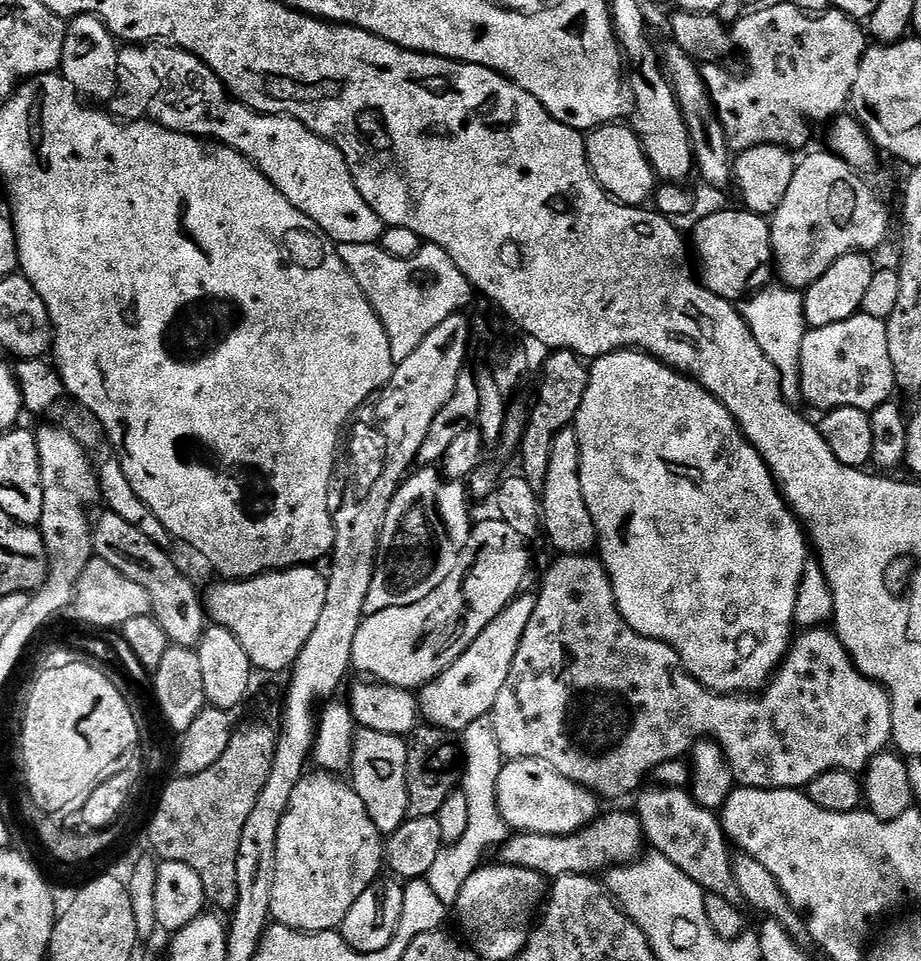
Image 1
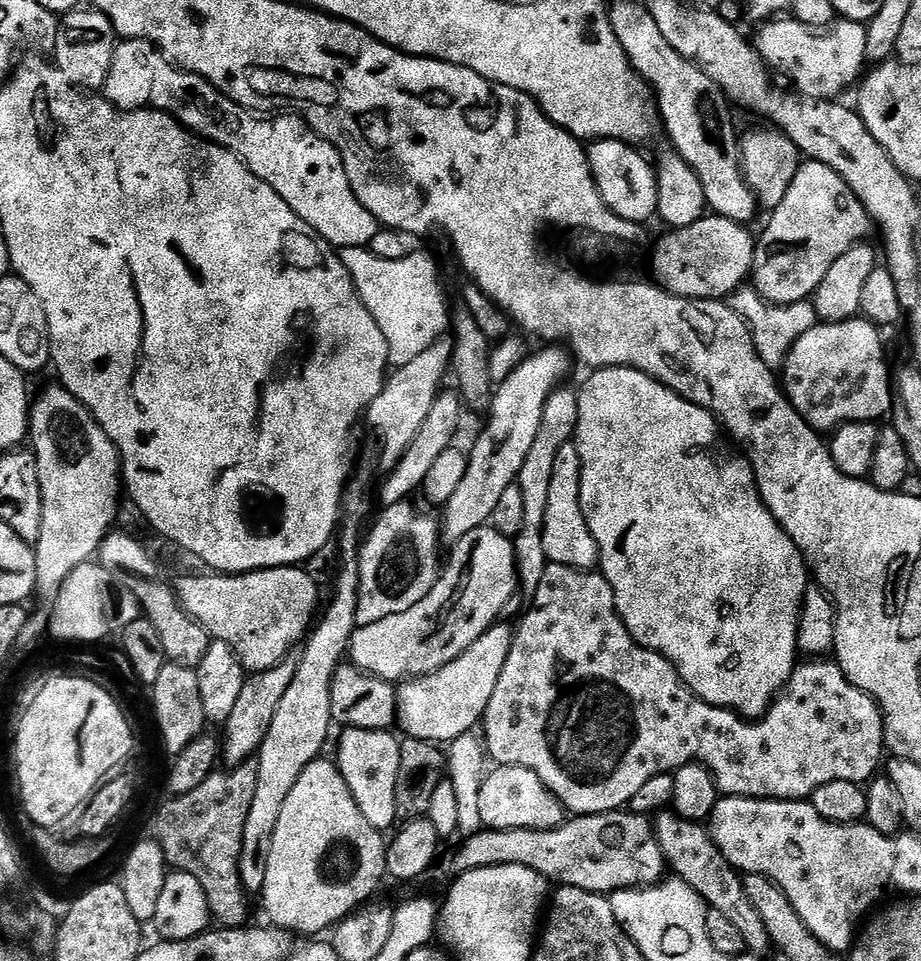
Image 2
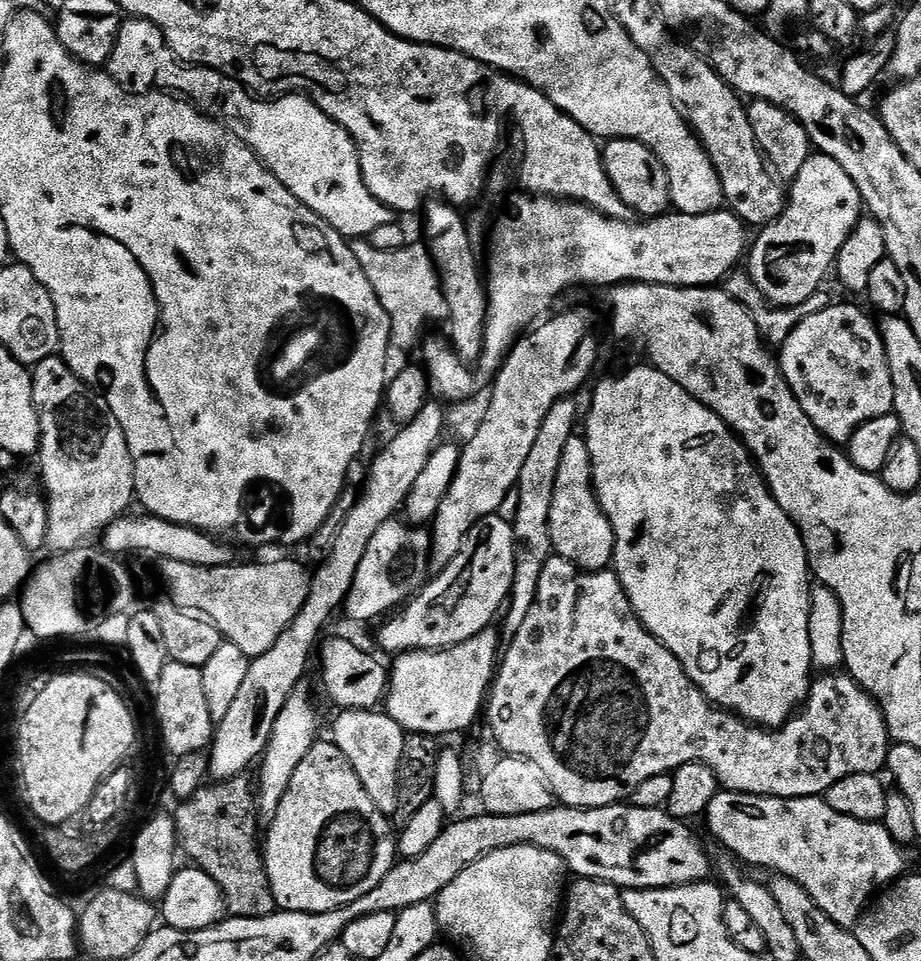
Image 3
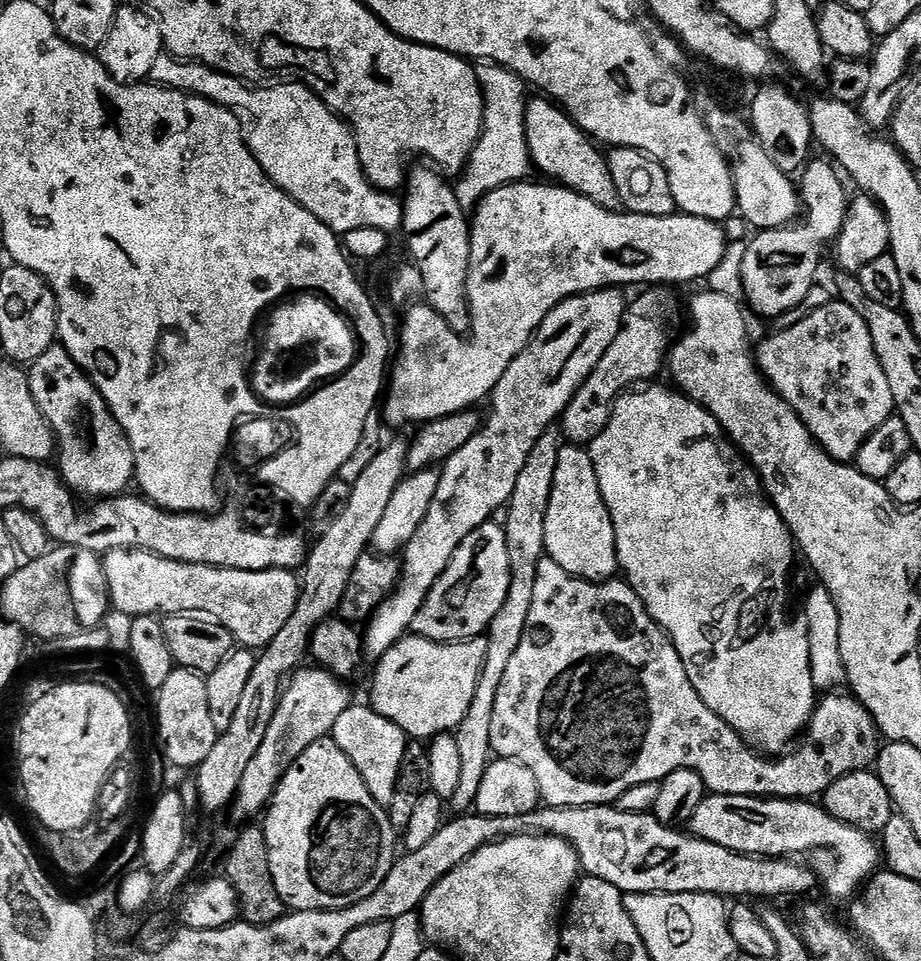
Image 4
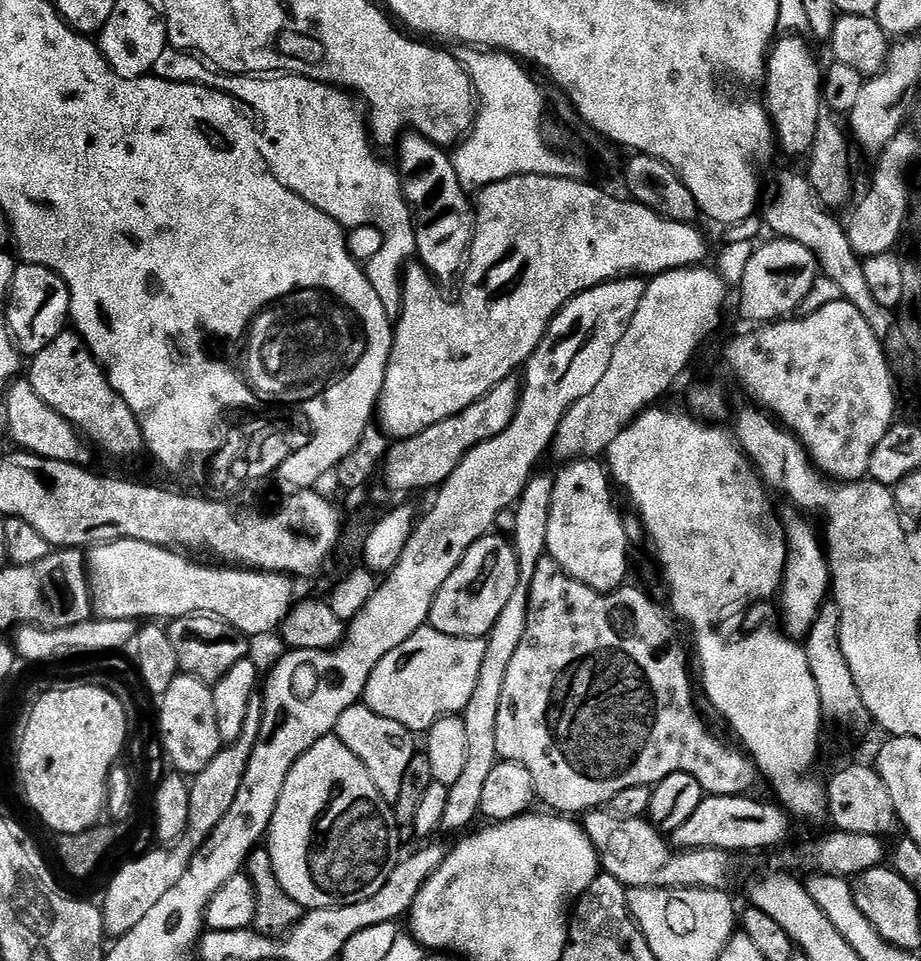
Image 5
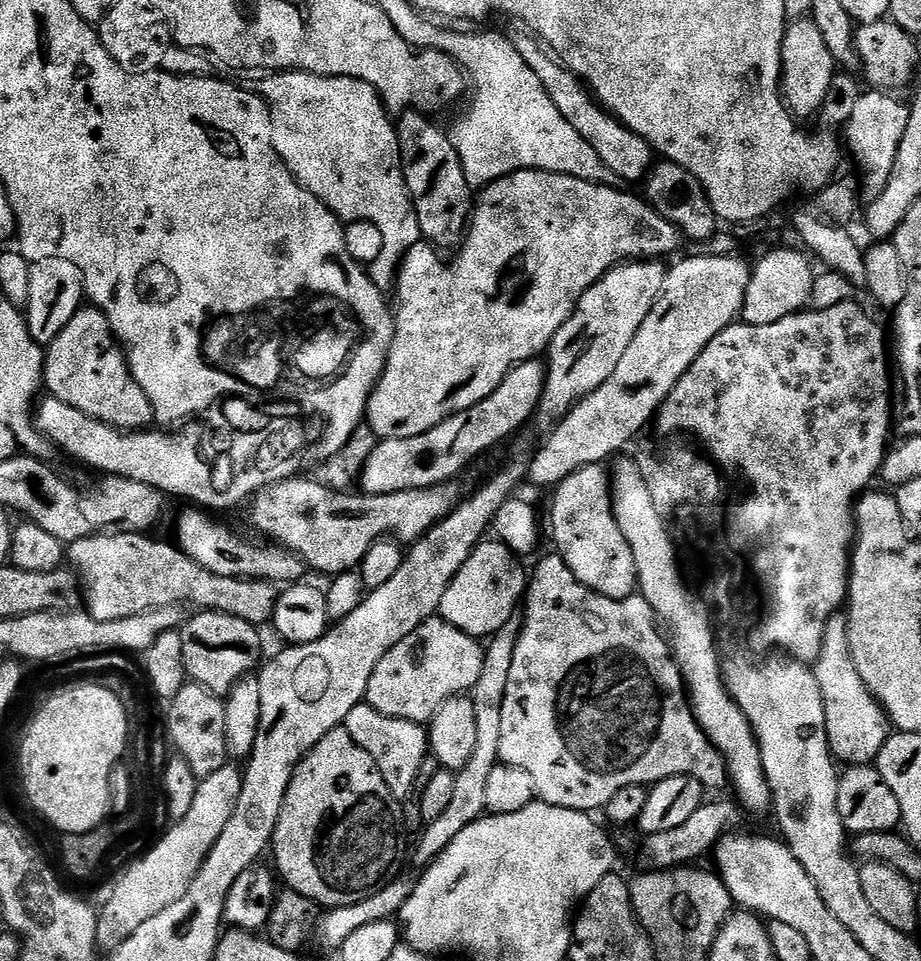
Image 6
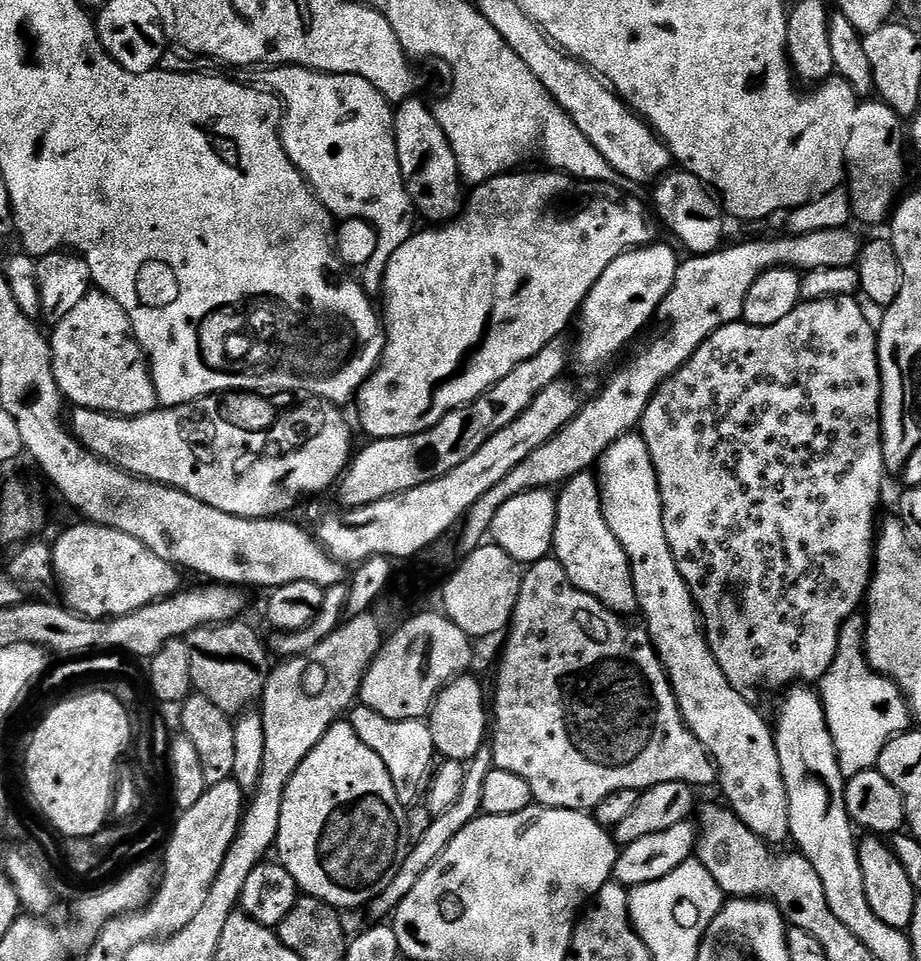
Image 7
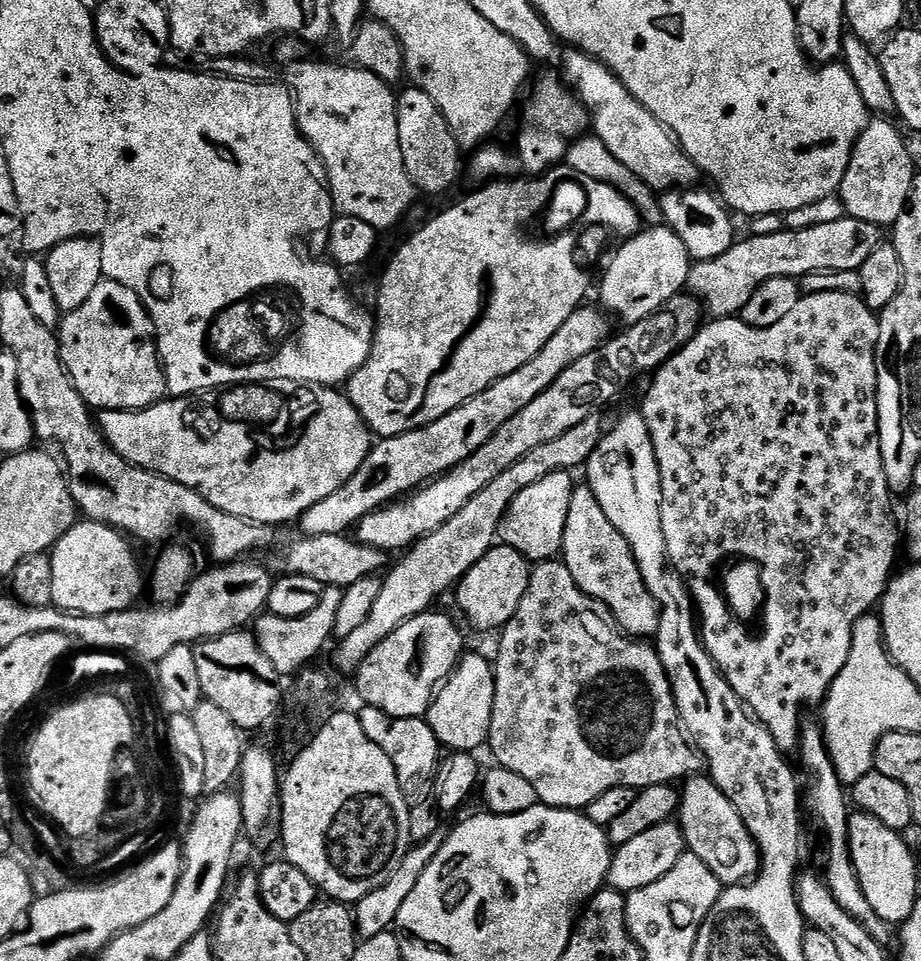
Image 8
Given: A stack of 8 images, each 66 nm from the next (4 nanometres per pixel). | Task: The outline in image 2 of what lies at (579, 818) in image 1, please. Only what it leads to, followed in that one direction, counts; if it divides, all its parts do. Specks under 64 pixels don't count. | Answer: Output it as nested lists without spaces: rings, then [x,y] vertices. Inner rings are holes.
[[[502,764],[485,775],[480,788],[480,819],[497,828],[555,826],[564,823],[566,809],[538,774],[521,764]]]

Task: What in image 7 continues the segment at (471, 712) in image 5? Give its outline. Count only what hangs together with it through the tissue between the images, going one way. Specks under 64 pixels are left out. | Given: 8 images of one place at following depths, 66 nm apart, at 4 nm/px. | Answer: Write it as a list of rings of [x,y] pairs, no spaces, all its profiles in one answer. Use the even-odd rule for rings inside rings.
[[[488,746],[480,748],[476,757],[467,761],[462,778],[462,794],[458,794],[458,800],[454,802],[454,806],[449,806],[446,810],[442,810],[442,814],[433,816],[430,830],[426,830],[426,834],[422,834],[422,838],[415,841],[405,851],[398,874],[394,874],[394,882],[390,882],[390,886],[386,886],[386,890],[382,890],[382,894],[378,894],[378,898],[372,900],[370,911],[372,911],[371,919],[373,921],[380,922],[391,917],[402,902],[402,898],[406,898],[406,894],[410,894],[410,890],[414,890],[414,886],[418,886],[418,878],[422,878],[422,874],[426,874],[428,867],[443,854],[446,846],[450,846],[452,839],[463,828],[470,826],[470,822],[474,822],[477,816],[481,815],[482,786],[486,786],[486,774],[490,774],[493,767],[492,750]]]

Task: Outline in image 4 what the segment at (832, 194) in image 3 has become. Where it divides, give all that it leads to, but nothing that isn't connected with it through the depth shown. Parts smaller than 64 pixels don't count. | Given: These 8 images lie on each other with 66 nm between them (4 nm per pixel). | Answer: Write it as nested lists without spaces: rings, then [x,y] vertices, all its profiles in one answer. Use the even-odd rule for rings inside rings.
[[[815,160],[803,169],[804,181],[799,181],[798,184],[802,204],[806,209],[803,219],[786,228],[757,231],[756,237],[753,235],[747,241],[748,249],[742,253],[744,295],[760,316],[779,318],[802,303],[817,283],[816,275],[820,272],[820,255],[824,252],[824,243],[827,240],[828,243],[835,241],[844,225],[850,192],[844,189],[844,184],[840,181],[841,173],[831,163],[828,165],[824,160]]]

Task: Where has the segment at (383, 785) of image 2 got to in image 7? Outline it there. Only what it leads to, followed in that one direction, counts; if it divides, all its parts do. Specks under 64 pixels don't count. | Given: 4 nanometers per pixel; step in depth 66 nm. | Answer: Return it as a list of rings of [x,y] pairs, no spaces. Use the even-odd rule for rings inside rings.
[[[363,706],[351,709],[350,723],[358,738],[362,738],[362,742],[366,742],[366,746],[370,746],[370,750],[374,750],[374,754],[378,754],[378,758],[382,758],[382,762],[386,764],[386,770],[390,772],[390,782],[394,782],[394,794],[398,794],[398,802],[402,802],[405,809],[419,805],[428,795],[434,761],[438,756],[427,723],[424,720],[382,718],[382,714]]]

